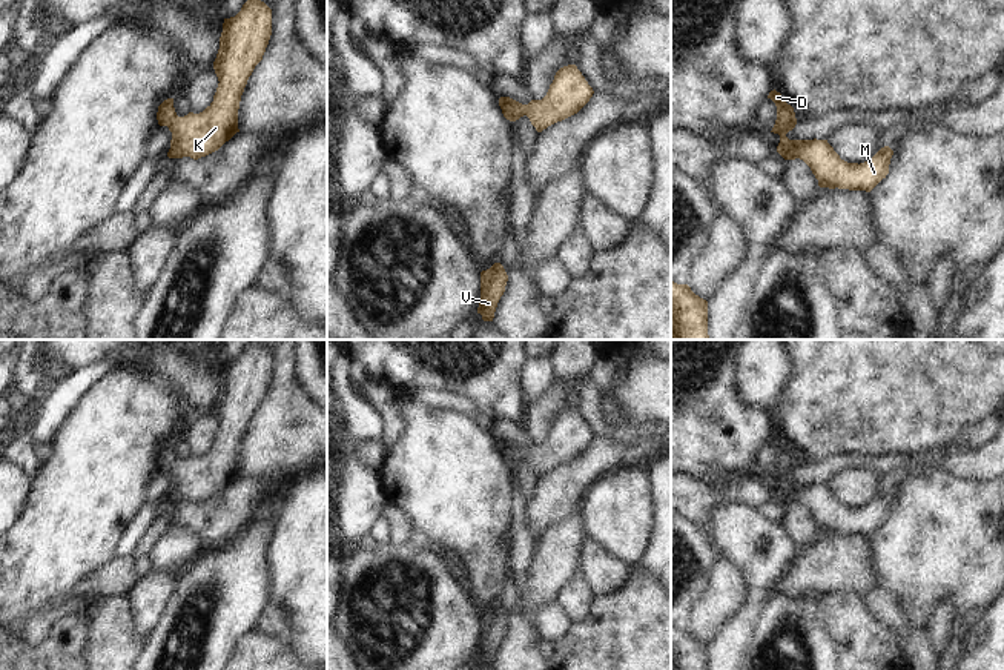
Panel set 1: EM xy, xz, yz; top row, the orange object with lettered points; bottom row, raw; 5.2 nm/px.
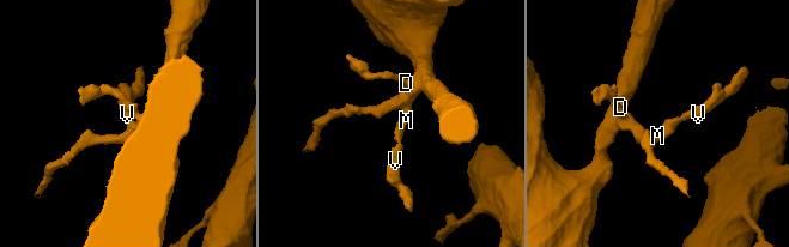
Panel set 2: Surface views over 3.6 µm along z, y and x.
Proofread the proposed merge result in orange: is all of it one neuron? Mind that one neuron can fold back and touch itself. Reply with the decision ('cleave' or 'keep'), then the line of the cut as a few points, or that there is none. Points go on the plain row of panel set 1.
keep; no cut

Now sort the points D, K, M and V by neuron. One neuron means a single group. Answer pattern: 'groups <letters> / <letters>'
groups D K M V

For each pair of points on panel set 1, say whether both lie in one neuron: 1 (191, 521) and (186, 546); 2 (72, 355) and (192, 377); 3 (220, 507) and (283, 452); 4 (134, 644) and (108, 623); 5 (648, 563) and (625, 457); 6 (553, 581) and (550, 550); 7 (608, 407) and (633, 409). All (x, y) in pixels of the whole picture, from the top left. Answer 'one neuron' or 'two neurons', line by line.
1: two neurons
2: one neuron
3: two neurons
4: one neuron
5: two neurons
6: one neuron
7: two neurons

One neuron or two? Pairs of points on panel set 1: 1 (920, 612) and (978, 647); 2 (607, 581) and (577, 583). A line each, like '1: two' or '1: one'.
1: two
2: two

